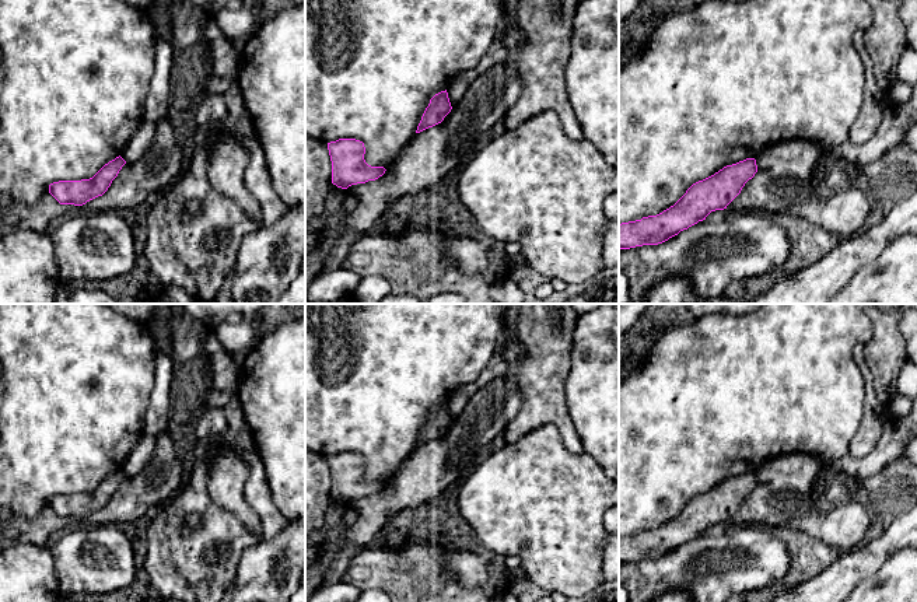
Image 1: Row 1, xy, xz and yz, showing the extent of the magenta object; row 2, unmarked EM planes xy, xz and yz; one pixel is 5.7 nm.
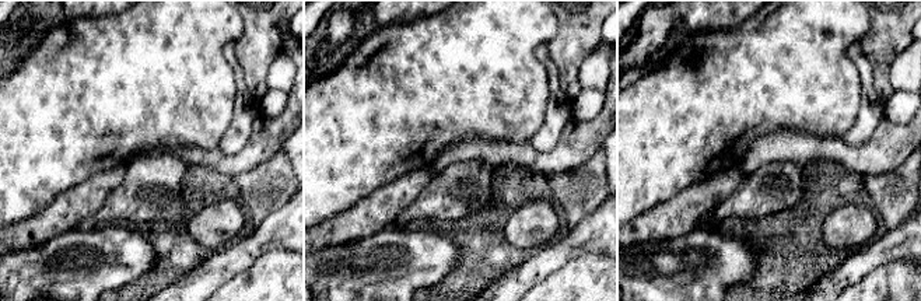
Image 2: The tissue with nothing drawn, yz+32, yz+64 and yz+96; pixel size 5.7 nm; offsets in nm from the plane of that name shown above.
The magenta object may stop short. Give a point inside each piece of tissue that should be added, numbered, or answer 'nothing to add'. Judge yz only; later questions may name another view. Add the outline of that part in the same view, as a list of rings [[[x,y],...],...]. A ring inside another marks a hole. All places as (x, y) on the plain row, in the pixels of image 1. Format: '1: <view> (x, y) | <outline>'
nothing to add

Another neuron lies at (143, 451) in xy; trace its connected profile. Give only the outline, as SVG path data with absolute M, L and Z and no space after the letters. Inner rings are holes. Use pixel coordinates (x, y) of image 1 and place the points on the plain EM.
M144 433L133 451L129 454L120 470L126 476L137 475L153 458L153 454L155 451L155 441L155 435Z

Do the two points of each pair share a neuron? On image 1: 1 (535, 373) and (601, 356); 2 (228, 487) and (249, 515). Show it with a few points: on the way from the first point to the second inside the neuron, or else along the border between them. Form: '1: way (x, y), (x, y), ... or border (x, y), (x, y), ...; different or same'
1: border (574, 331), (570, 373), (564, 384), (564, 395); different
2: way (230, 494), (242, 508); same

